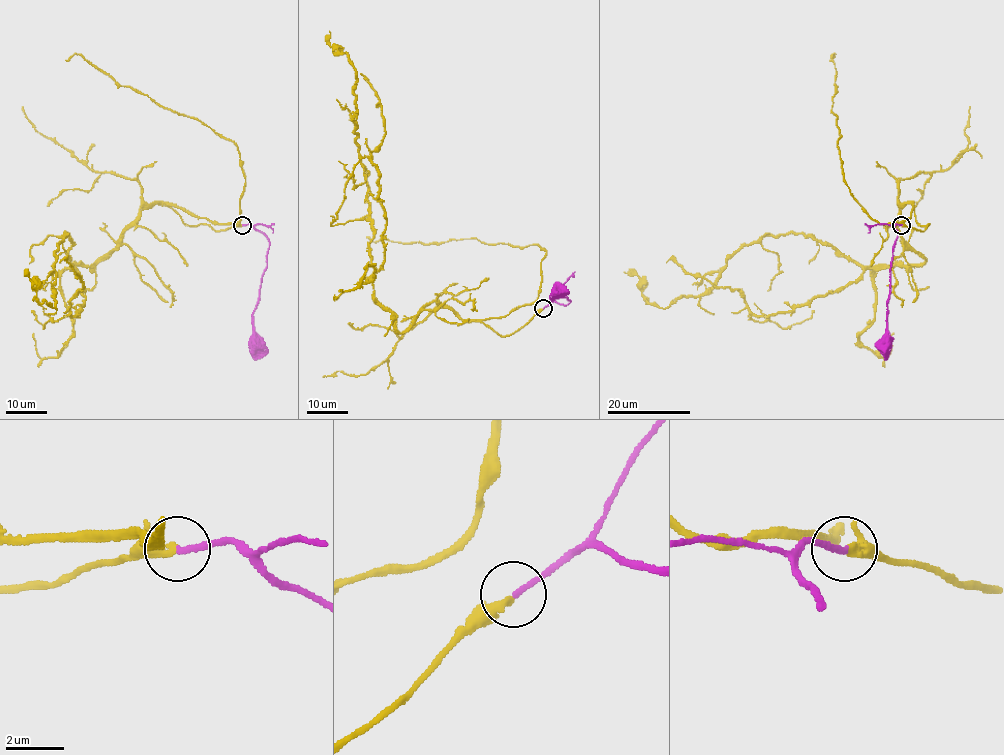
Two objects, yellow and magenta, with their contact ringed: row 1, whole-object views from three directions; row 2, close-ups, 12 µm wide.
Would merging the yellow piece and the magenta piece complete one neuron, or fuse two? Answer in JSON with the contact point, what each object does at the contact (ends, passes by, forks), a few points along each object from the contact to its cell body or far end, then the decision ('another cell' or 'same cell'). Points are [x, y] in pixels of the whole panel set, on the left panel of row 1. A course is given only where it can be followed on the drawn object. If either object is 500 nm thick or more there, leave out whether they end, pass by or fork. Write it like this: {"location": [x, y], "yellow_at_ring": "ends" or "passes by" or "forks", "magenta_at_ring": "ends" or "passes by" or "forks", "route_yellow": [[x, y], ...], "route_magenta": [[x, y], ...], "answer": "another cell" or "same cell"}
{"location": [242, 225], "yellow_at_ring": "ends", "magenta_at_ring": "ends", "route_yellow": [[242, 225], [187, 225], [153, 204], [86, 266], [71, 266], [66, 233], [54, 308], [28, 272]], "route_magenta": [[242, 225], [249, 224], [269, 242], [260, 299], [252, 314], [252, 340], [256, 345]], "answer": "same cell"}

